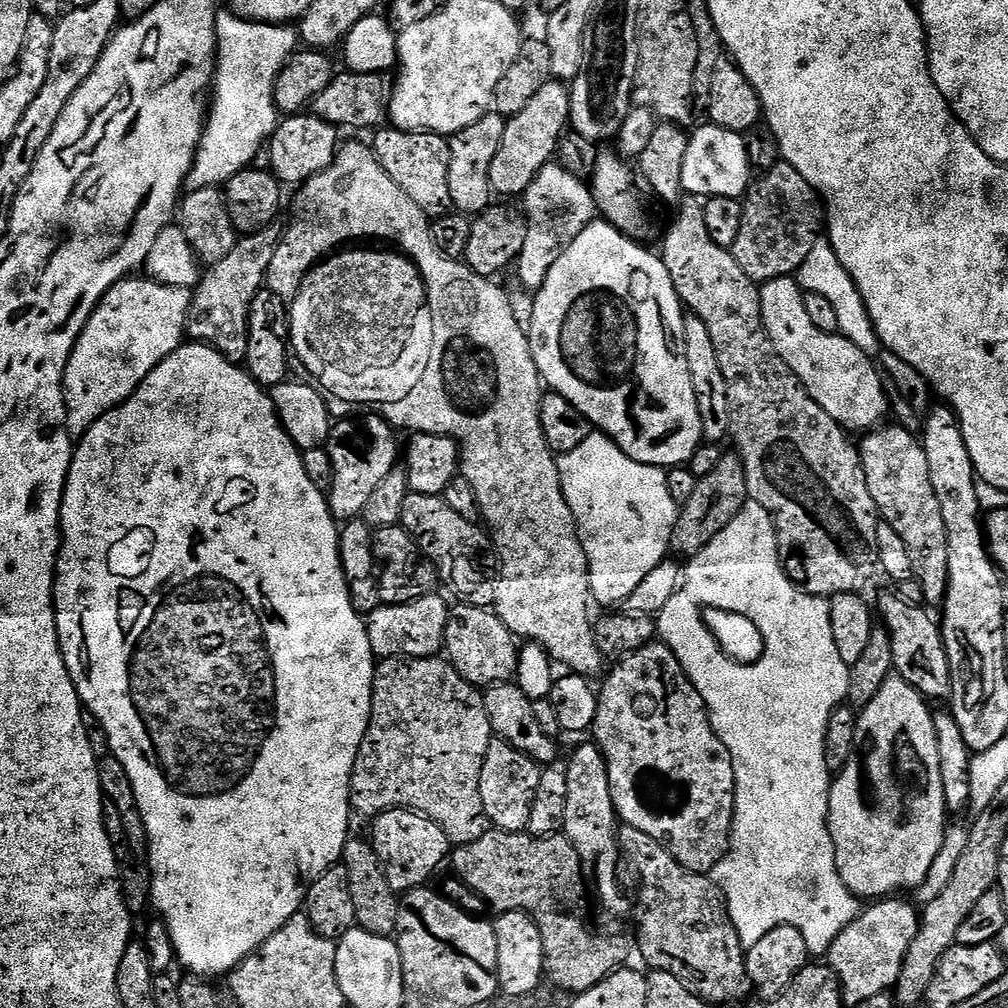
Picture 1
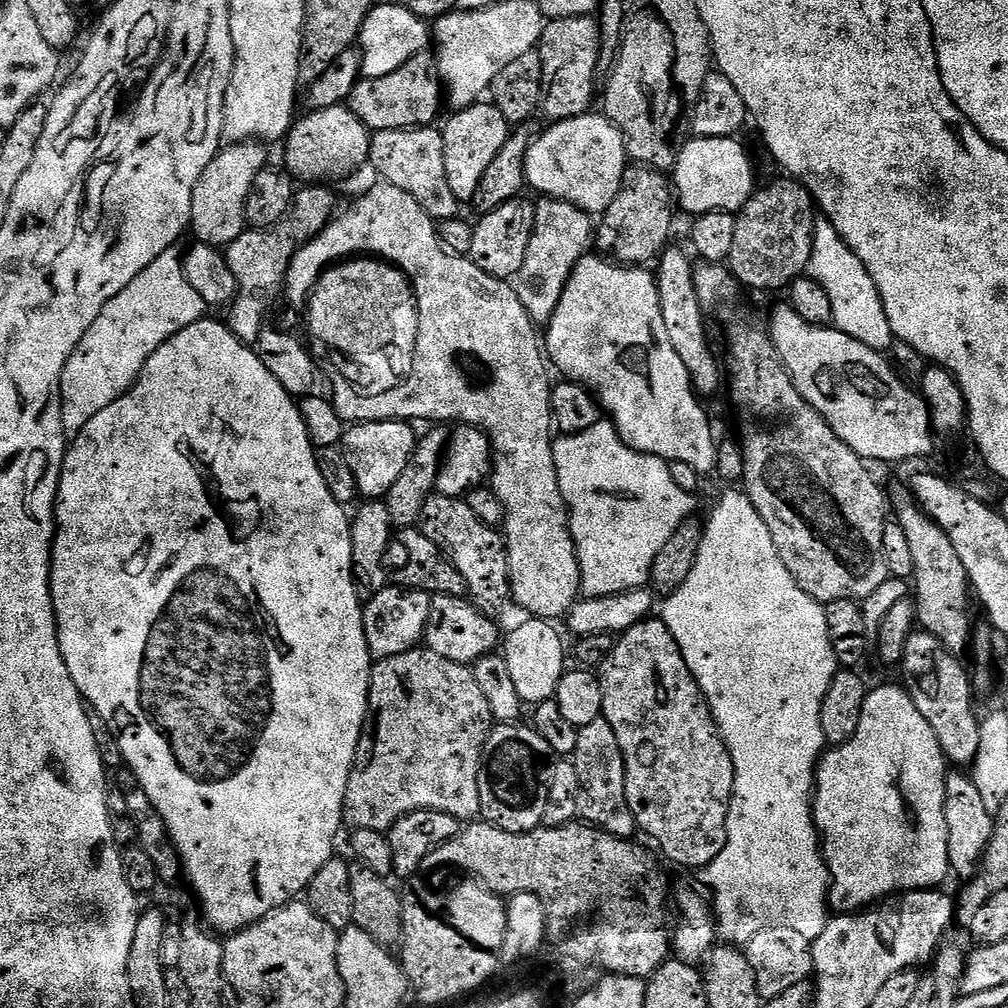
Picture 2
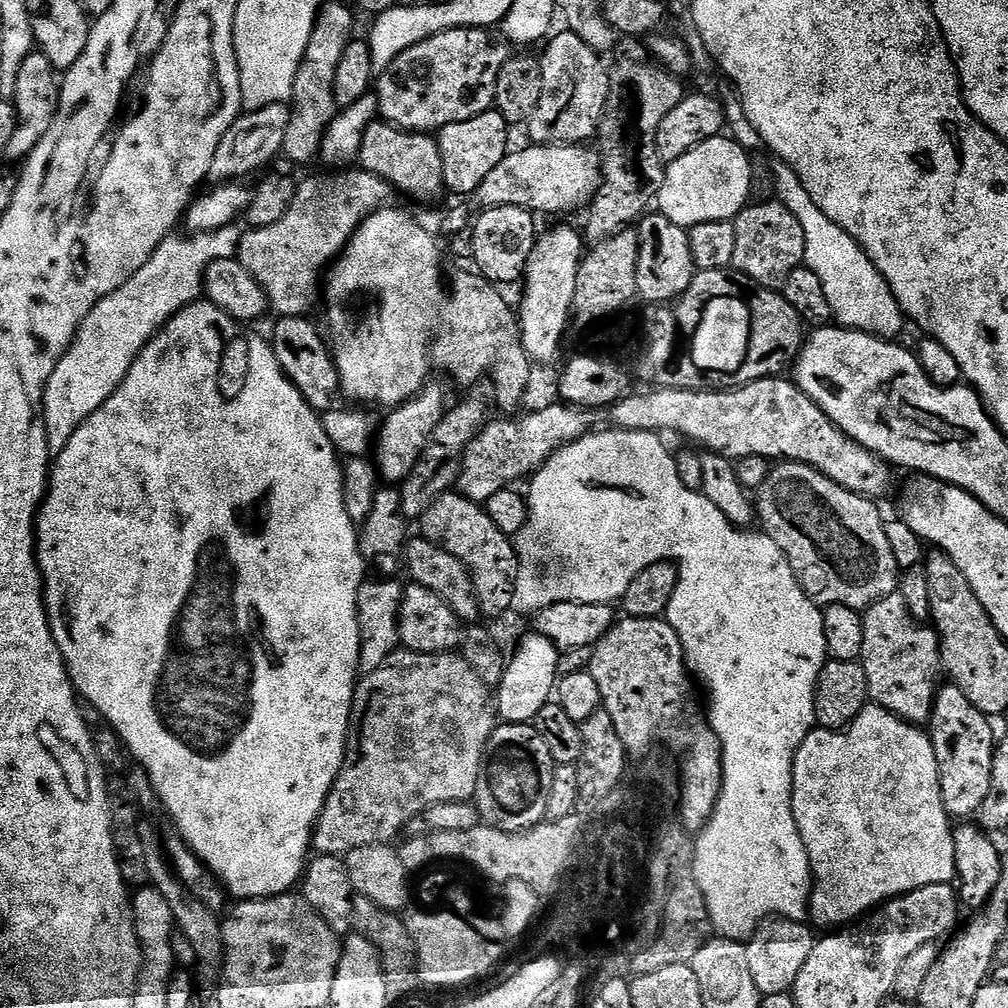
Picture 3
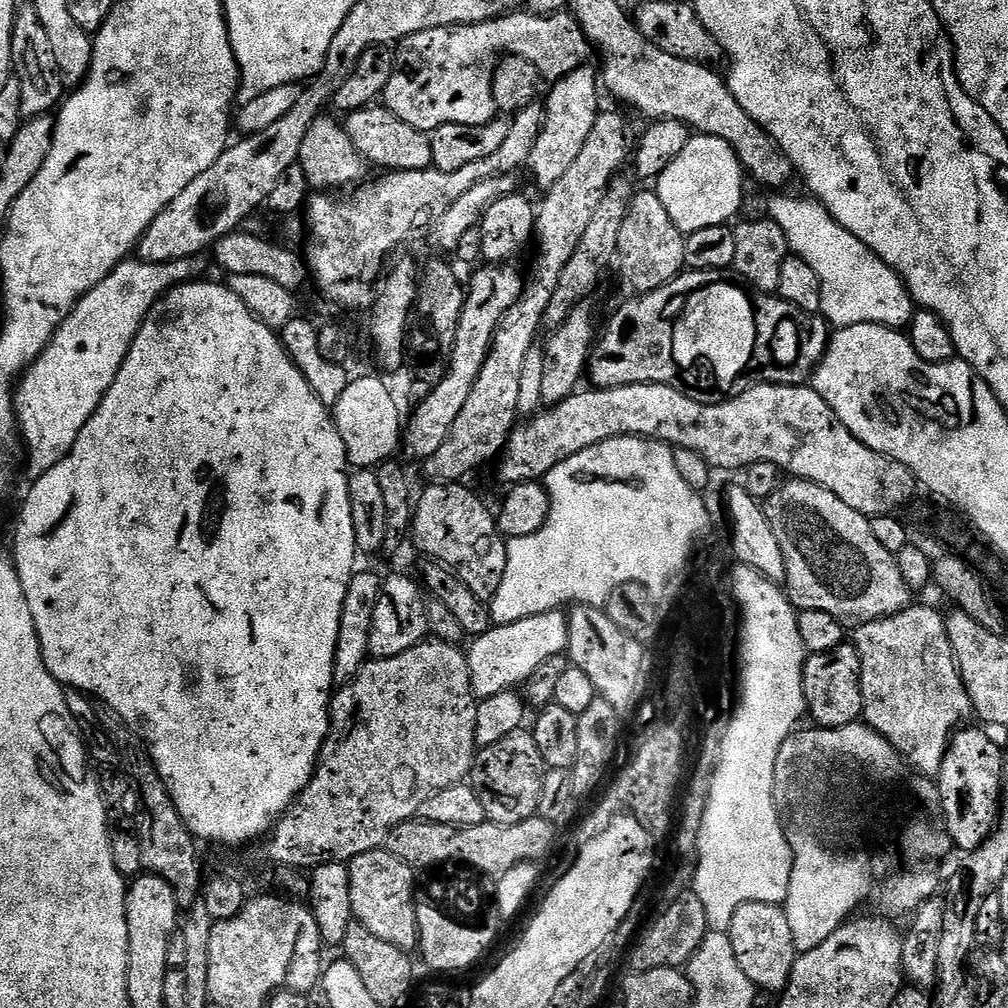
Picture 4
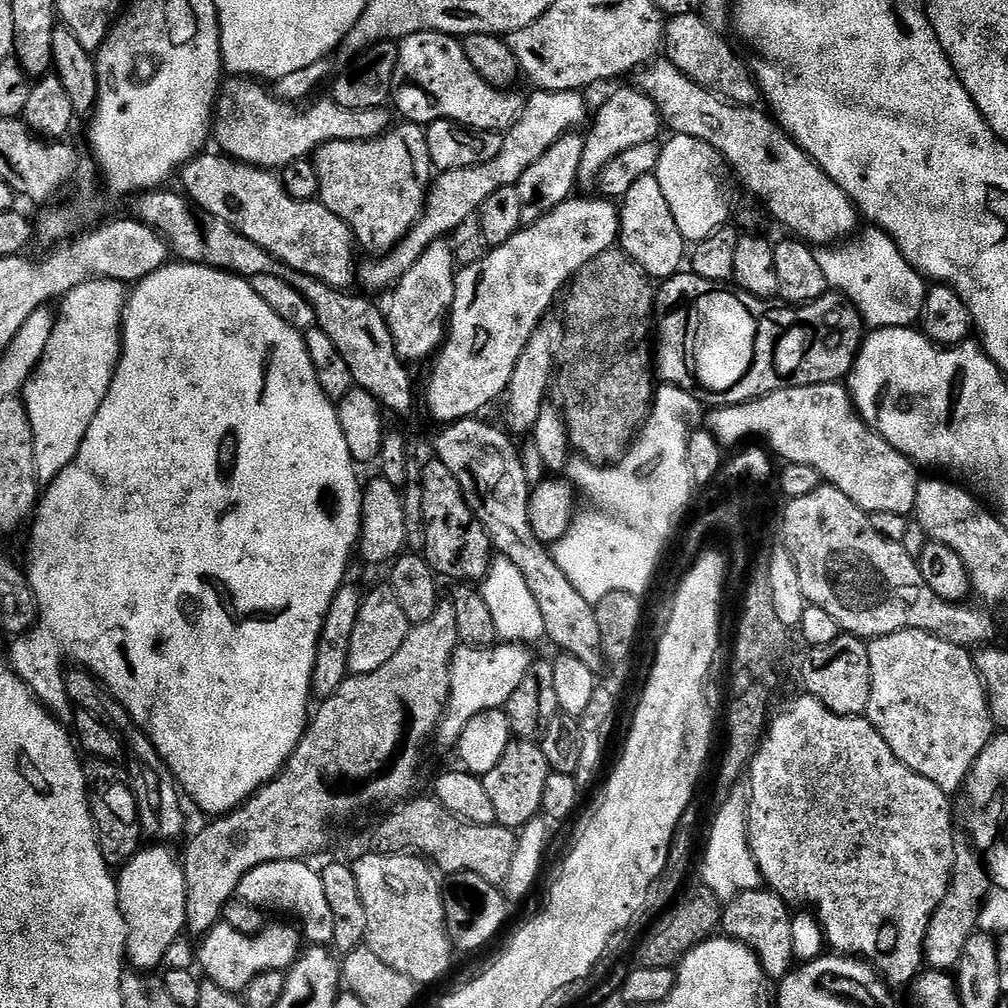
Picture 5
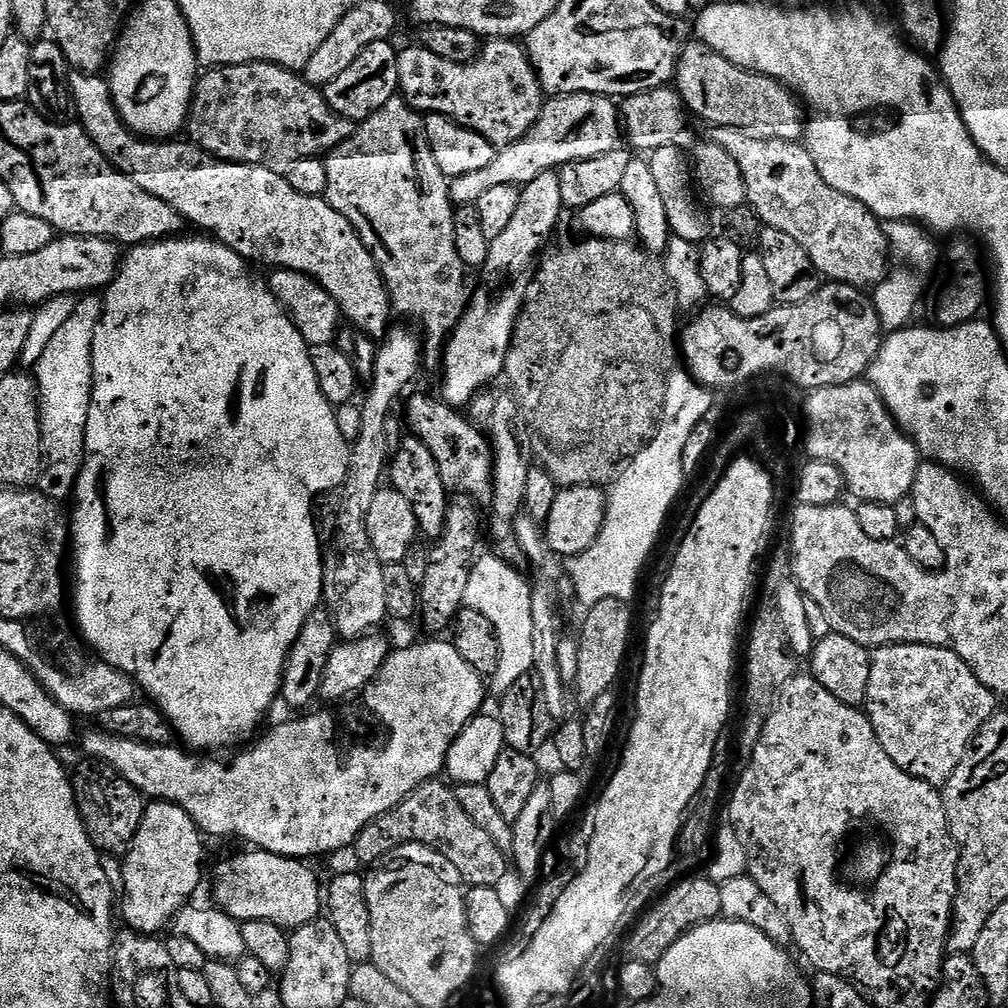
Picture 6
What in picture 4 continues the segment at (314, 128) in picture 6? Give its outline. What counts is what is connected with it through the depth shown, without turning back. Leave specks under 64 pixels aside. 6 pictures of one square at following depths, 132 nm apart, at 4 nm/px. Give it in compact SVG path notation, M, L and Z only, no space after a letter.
M369 106L347 113L343 125L350 142L354 142L354 150L358 150L360 157L369 165L377 164L380 170L388 172L432 167L431 135L410 126L410 122L402 122L402 118L398 118L398 114L391 112L387 106Z

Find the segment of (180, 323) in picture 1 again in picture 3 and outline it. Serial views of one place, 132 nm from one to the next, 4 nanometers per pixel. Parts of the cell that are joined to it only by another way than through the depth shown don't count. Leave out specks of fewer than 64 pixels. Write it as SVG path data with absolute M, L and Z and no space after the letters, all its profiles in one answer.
M234 223L222 226L216 232L194 232L183 234L184 236L173 234L166 237L158 246L158 250L154 250L154 254L150 254L150 258L146 262L146 266L142 266L142 270L134 273L122 286L118 286L118 290L114 290L106 298L102 298L102 302L98 302L98 306L94 306L94 310L90 310L90 314L82 322L71 346L66 350L66 354L60 359L58 366L54 366L54 374L50 374L44 387L42 415L44 425L48 428L46 438L48 439L49 453L61 452L66 446L66 442L70 442L74 430L78 426L82 426L82 422L86 422L86 418L90 418L90 414L94 414L94 410L101 408L106 402L106 398L110 398L110 394L114 394L114 390L118 390L118 386L126 378L130 366L134 366L138 354L152 341L152 337L168 323L170 317L176 316L186 306L197 303L201 299L204 271L214 262L233 259L239 253L242 235L240 227L239 223Z

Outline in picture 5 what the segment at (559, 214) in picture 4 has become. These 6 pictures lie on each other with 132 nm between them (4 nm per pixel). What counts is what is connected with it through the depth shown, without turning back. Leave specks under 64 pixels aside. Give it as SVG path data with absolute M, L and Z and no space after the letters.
M639 87L620 88L617 92L610 93L601 102L600 109L597 112L595 109L586 128L582 162L578 166L579 187L595 189L607 164L614 162L614 158L618 158L618 154L624 153L625 150L630 150L634 146L642 146L642 142L659 141L661 139L660 128L662 132L658 106L648 95L641 92Z

